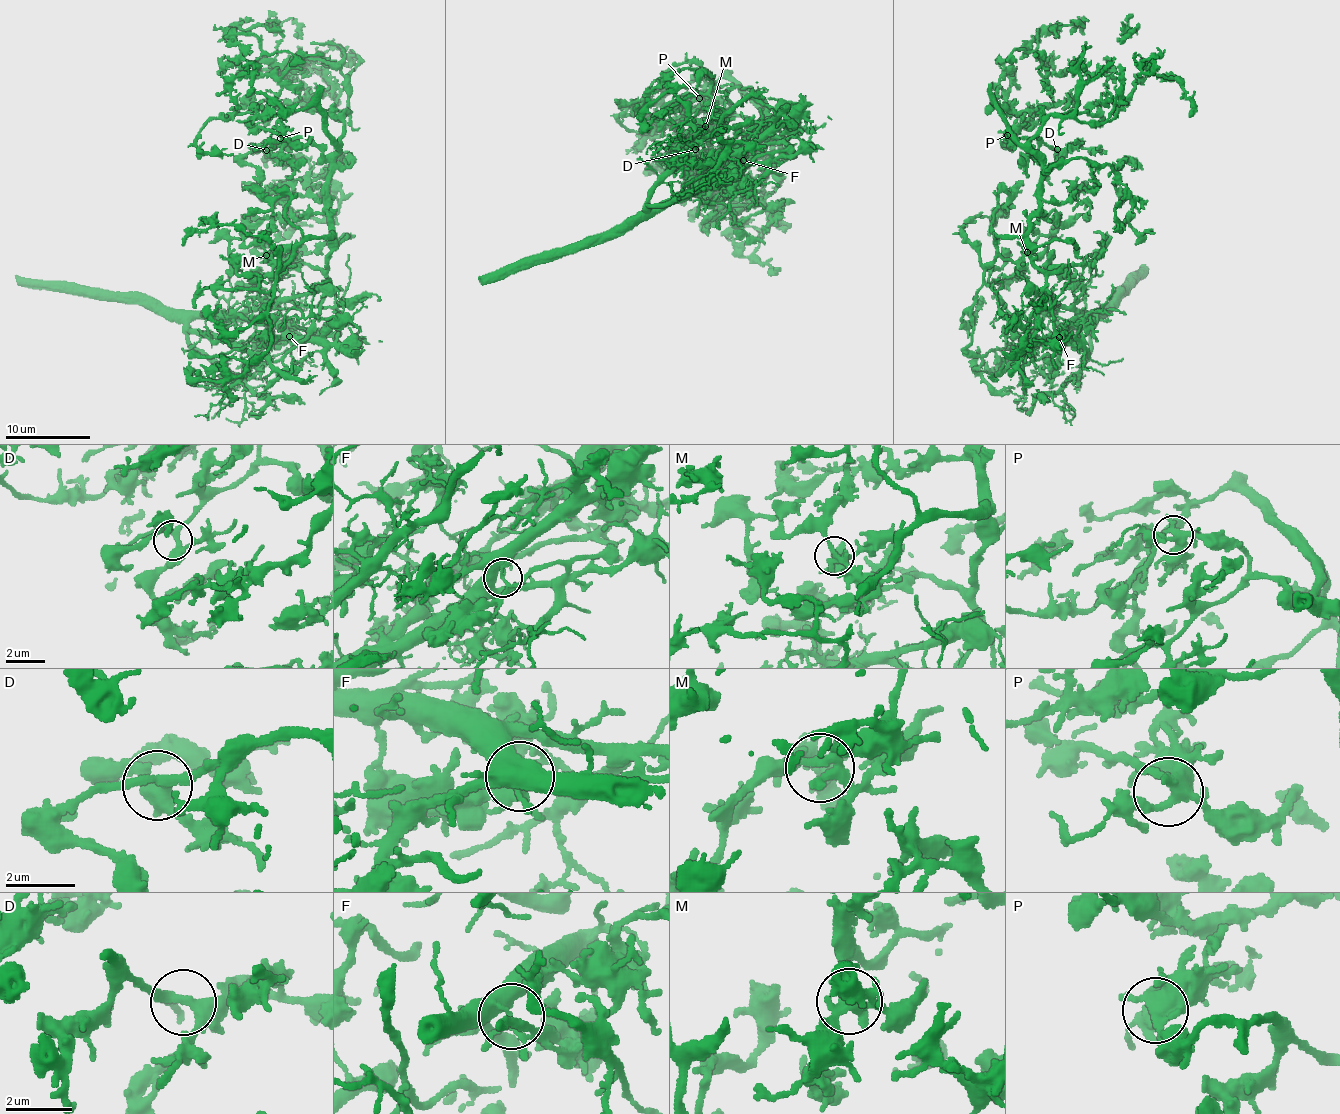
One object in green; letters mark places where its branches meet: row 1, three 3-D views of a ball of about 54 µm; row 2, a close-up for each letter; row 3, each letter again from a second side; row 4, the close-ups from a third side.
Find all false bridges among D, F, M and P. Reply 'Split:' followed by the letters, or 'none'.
Split: F

